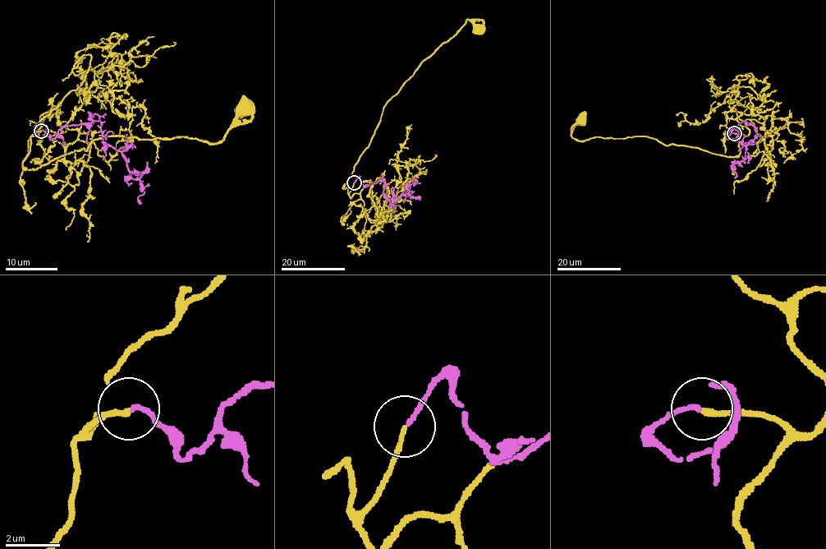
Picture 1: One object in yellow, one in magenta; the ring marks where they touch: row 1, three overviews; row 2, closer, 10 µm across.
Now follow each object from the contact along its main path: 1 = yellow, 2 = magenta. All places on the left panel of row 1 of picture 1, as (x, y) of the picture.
1: (41, 131), (32, 136), (23, 164), (28, 170), (85, 150), (107, 136), (217, 144), (244, 108)
2: (41, 131), (52, 140), (96, 113), (103, 140), (121, 153), (127, 177), (140, 182), (140, 204)

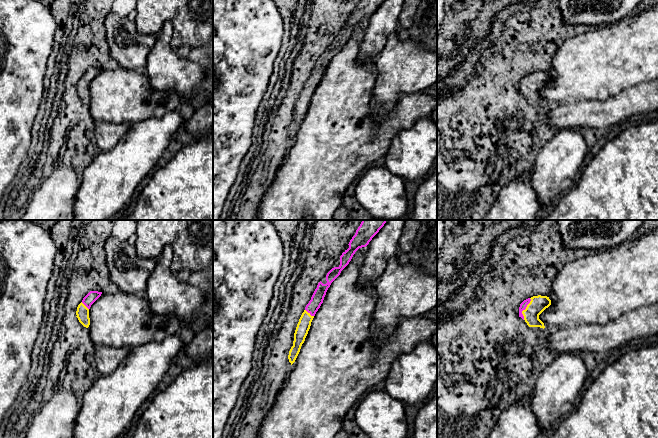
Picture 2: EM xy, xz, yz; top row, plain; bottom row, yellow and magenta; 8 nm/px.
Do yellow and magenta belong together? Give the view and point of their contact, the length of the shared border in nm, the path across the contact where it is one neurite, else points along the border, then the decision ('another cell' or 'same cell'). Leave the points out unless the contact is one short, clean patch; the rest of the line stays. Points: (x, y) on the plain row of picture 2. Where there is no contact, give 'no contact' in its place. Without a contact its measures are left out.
yz (525, 85) | 190 nm | across yz (538, 80), (530, 85), (525, 85), (523, 81) | same cell

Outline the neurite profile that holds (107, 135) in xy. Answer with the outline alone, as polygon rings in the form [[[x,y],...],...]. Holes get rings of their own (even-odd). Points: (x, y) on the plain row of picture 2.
[[[95,123],[96,144],[100,151],[113,149],[129,129],[128,123]]]

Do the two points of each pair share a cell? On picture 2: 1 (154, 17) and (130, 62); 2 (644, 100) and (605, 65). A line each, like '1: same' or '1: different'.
1: different
2: different

